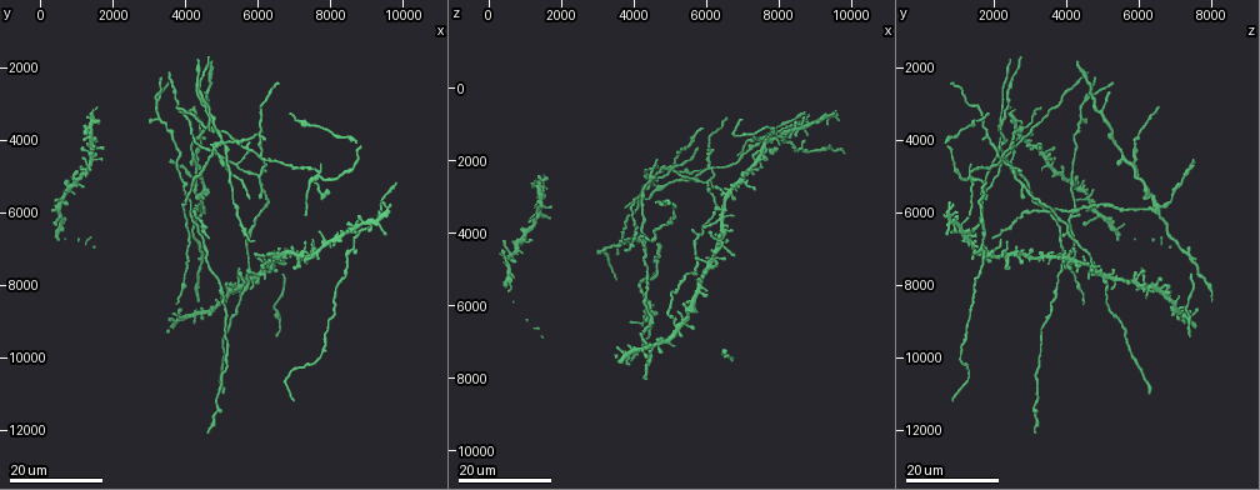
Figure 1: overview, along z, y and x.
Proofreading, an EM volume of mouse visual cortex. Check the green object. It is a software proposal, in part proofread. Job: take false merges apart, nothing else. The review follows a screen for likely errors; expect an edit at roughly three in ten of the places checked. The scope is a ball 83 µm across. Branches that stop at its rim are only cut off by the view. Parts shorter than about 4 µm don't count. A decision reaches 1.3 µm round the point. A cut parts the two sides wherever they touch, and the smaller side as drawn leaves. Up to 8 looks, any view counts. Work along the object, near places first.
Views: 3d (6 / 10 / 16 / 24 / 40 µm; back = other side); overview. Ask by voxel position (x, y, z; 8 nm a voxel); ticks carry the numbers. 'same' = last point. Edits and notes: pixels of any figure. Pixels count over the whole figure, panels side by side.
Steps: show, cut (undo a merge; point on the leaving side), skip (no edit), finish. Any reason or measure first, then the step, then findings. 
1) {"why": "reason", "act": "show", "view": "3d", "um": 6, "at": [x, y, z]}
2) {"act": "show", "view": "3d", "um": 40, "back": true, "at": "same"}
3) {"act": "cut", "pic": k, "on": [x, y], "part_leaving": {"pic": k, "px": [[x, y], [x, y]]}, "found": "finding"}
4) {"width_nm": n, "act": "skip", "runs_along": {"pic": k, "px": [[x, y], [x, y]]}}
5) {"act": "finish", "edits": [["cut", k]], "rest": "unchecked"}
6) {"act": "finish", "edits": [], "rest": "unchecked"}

{"why": "three arms meet", "act": "show", "view": "3d", "um": 16, "at": [6100, 4900, 2600]}

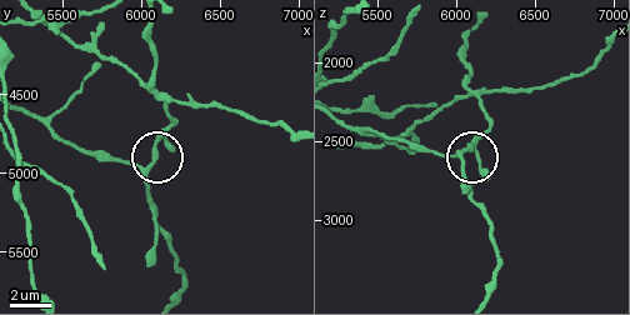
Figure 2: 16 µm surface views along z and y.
{"why": "zoom in", "act": "show", "view": "3d", "um": 6, "at": [5980, 4940, 2580]}

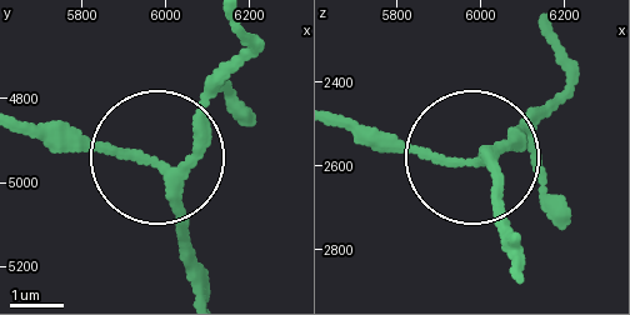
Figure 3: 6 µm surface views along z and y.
{"why": "from behind", "act": "show", "view": "3d", "um": 6, "back": true, "at": [5990, 4965, 2585]}

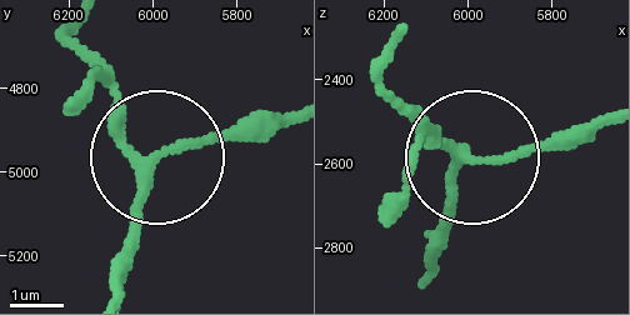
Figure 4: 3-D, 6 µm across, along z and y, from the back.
{"arms": 3, "act": "skip", "runs_along": {"pic": 4, "px": [[165, 156], [278, 130]]}, "found": "continuous, no second neuron"}

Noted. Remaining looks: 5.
{"why": "thick turns thin", "act": "show", "view": "3d", "um": 24, "at": [5200, 4800, 2200]}

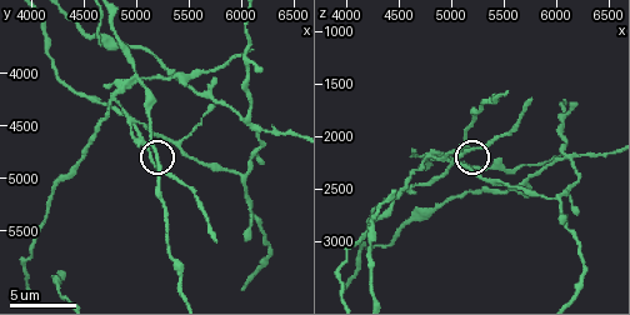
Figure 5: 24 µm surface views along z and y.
{"act": "show", "view": "3d", "um": 6, "at": [5120, 4740, 2140]}

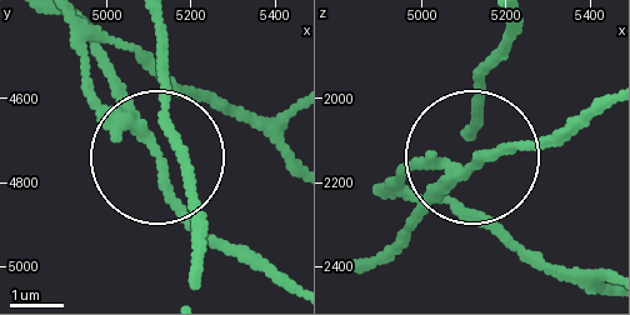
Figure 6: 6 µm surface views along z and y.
{"width_nm": 190, "act": "cut", "pic": 6, "on": [111, 66], "part_leaving": {"pic": 6, "px": [[456, 163], [376, 251]]}, "found": "a second neuron is stuck on"}

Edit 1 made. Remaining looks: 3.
{"act": "show", "view": "overview"}

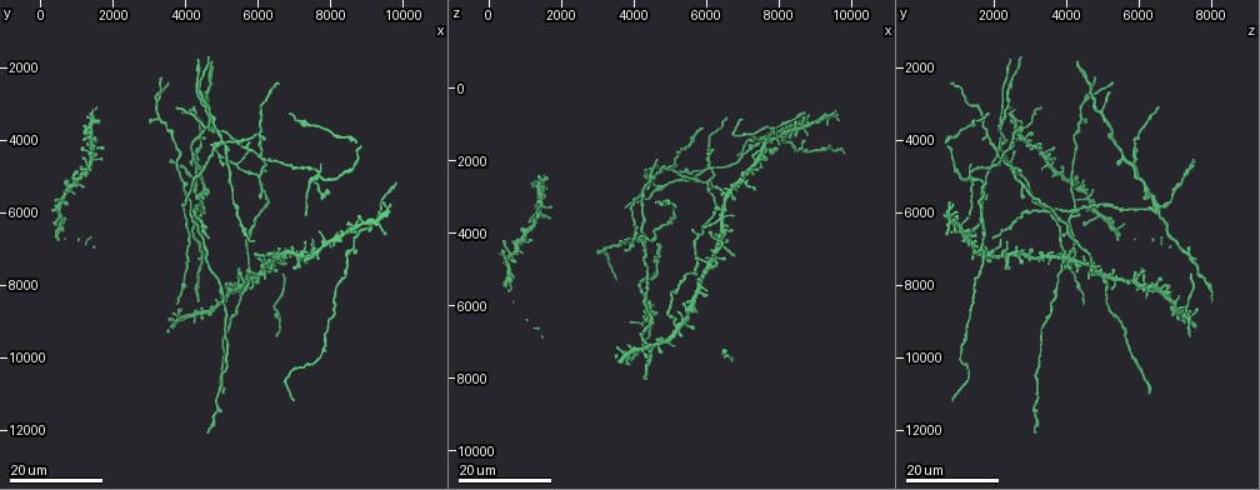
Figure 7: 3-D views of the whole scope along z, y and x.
{"why": "looks like a crossing", "act": "show", "view": "3d", "um": 16, "at": [6200, 4400, 2200]}

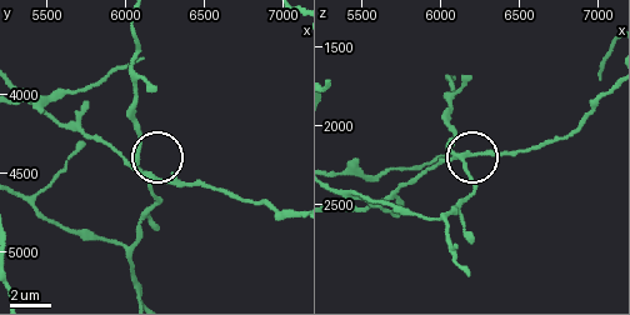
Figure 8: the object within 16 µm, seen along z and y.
{"why": "closer look", "act": "show", "view": "3d", "um": 6, "at": [6140, 4520, 2200]}

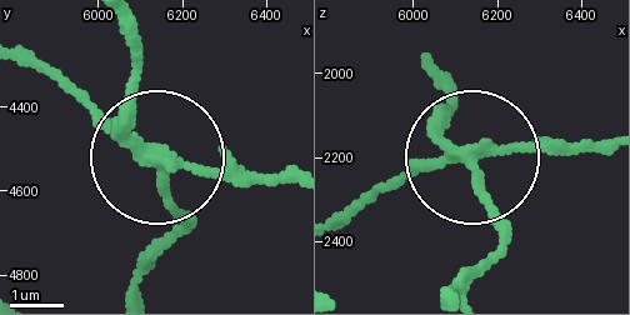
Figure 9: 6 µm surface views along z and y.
{"width_nm": 220, "act": "cut", "pic": 9, "on": [228, 159], "part_leaving": {"pic": 9, "px": [[148, 141], [291, 183]]}, "found": "two neurons meet here"}

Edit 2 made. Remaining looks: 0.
{"act": "finish", "edits": [["cut", 6], ["cut", 9]], "rest": "unchecked"}

